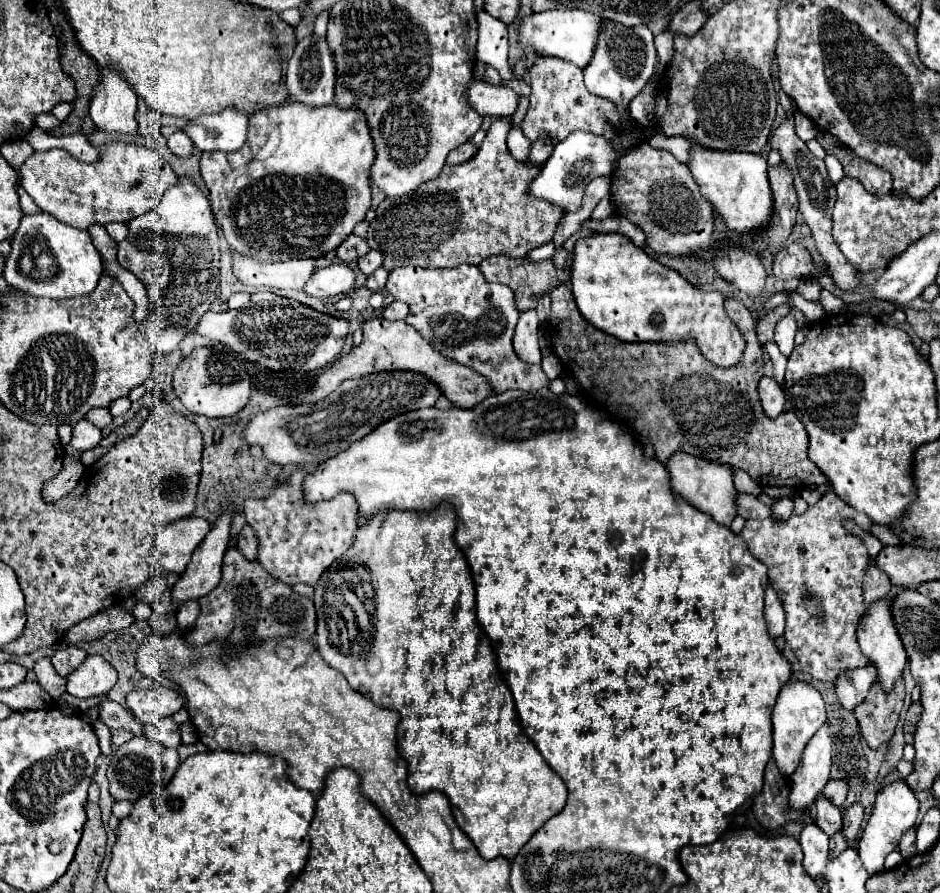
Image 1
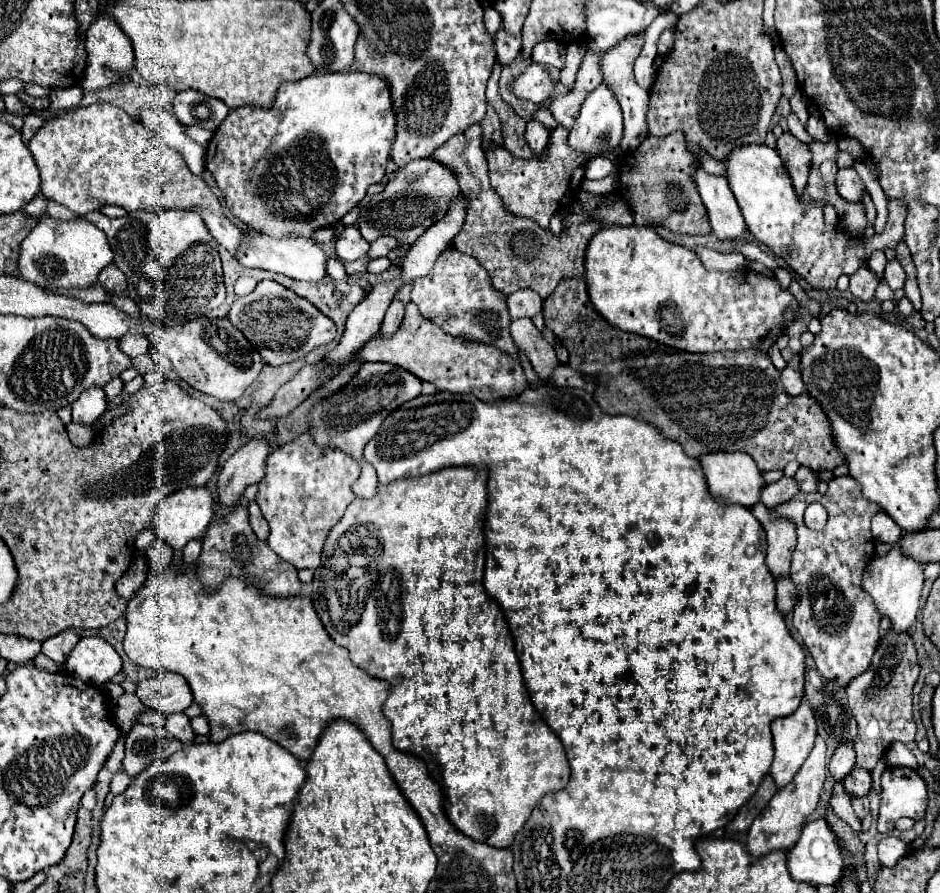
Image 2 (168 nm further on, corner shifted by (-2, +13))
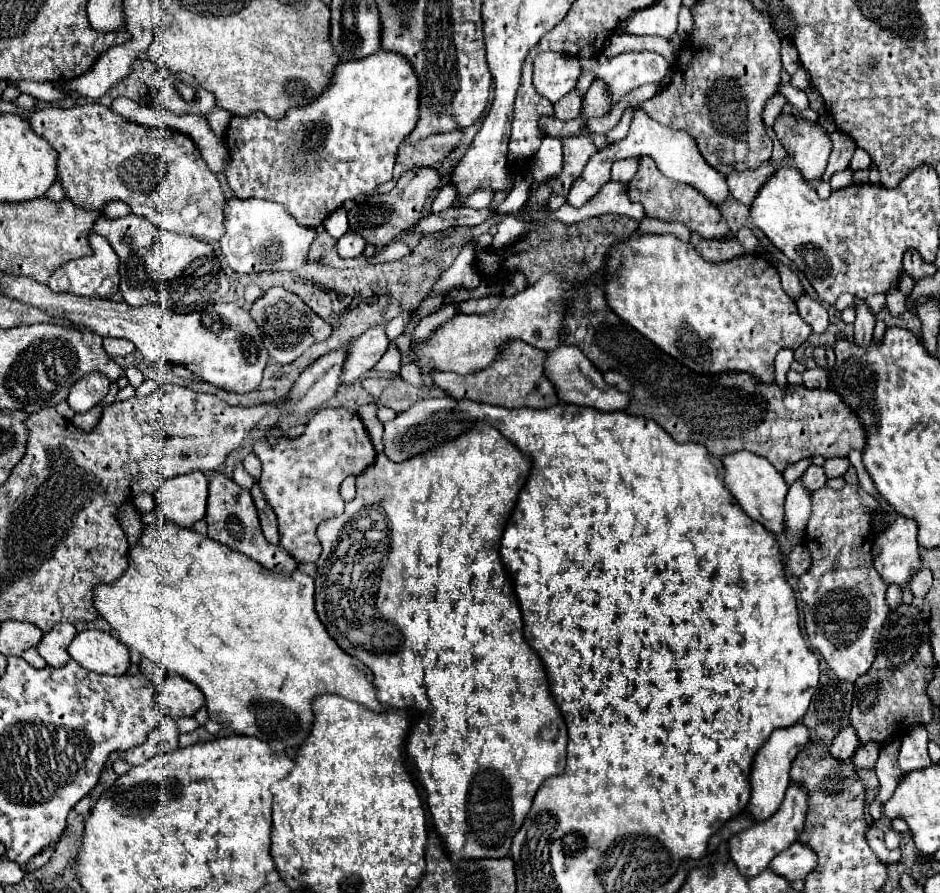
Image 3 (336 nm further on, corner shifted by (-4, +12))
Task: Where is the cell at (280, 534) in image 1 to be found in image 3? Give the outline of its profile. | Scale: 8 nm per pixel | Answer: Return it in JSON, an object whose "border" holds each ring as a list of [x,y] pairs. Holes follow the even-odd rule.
{"border":[[[323,408],[319,410],[307,424],[305,432],[295,438],[289,440],[285,438],[285,432],[281,432],[279,442],[271,448],[267,444],[267,436],[263,434],[259,438],[255,438],[253,442],[253,454],[261,460],[263,464],[263,474],[259,478],[261,484],[261,492],[267,500],[267,504],[273,508],[277,520],[279,520],[279,544],[299,562],[299,564],[307,564],[307,562],[317,562],[321,556],[321,542],[315,536],[315,530],[321,522],[341,516],[345,502],[339,494],[339,486],[347,476],[359,476],[361,472],[365,472],[369,466],[373,466],[375,462],[375,448],[359,420],[357,414],[341,410],[341,408]]]}

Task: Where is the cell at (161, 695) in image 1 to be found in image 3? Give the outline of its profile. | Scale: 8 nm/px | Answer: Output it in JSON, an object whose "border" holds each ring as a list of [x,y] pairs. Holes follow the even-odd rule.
{"border":[[[169,674],[159,690],[157,702],[169,716],[193,716],[205,704],[205,698],[189,680]]]}

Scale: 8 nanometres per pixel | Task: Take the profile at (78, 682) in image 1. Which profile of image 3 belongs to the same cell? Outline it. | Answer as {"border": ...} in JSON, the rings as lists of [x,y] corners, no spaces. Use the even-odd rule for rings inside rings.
{"border":[[[101,630],[79,632],[67,650],[69,656],[89,672],[121,676],[129,668],[129,652],[125,644]]]}

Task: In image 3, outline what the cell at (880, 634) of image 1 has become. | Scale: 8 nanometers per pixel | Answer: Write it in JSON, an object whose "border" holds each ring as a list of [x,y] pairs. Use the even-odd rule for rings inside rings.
{"border":[[[897,516],[897,520],[873,542],[875,570],[885,586],[909,586],[913,576],[923,570],[917,524]]]}

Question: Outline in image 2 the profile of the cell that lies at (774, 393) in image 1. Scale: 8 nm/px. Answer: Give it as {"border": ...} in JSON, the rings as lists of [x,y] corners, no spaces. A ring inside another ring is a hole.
{"border":[[[785,367],[781,371],[781,383],[789,395],[801,395],[805,391],[805,383],[801,379],[801,373],[793,371],[791,367]]]}

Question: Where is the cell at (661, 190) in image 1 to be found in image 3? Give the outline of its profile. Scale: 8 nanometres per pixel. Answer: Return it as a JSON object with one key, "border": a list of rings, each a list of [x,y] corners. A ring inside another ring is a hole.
{"border":[[[643,156],[639,160],[639,170],[627,186],[629,186],[629,190],[627,190],[629,200],[639,202],[645,208],[645,214],[649,218],[659,218],[659,220],[667,220],[667,222],[669,220],[681,222],[691,232],[697,232],[703,238],[721,238],[727,234],[727,224],[721,224],[721,212],[701,192],[693,190],[693,186],[671,182],[669,178],[665,178],[657,170],[653,158],[649,158],[649,156]]]}

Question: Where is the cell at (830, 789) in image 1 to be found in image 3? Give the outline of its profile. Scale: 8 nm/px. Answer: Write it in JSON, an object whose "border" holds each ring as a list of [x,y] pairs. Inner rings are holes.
{"border":[[[847,726],[847,728],[843,728],[843,730],[835,736],[833,746],[831,746],[829,752],[833,754],[833,758],[845,762],[845,760],[849,760],[849,758],[855,754],[857,748],[859,748],[857,734],[855,734],[855,730],[853,730],[851,726]]]}

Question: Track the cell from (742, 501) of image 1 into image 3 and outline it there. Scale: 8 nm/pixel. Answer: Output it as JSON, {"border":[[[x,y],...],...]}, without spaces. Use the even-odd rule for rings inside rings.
{"border":[[[809,466],[809,468],[805,470],[805,474],[801,476],[801,480],[799,480],[799,482],[803,484],[803,488],[805,488],[805,490],[815,492],[815,490],[819,490],[819,488],[823,488],[823,486],[825,486],[827,478],[825,478],[825,472],[823,472],[823,468],[821,468],[821,466]]]}

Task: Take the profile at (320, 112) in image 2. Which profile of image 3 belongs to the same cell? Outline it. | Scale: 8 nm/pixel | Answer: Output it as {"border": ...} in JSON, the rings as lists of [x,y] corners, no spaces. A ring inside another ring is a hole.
{"border":[[[377,50],[377,54],[371,54],[369,58],[363,60],[349,60],[349,62],[341,62],[335,66],[335,72],[327,84],[327,88],[323,90],[321,96],[317,96],[313,102],[305,104],[305,106],[297,106],[291,108],[281,120],[273,120],[261,112],[253,112],[251,116],[233,116],[223,140],[227,144],[229,150],[229,164],[225,168],[225,178],[235,194],[235,198],[239,200],[249,200],[249,198],[263,198],[263,200],[271,200],[277,204],[283,204],[285,210],[289,214],[293,214],[293,218],[305,226],[305,228],[317,228],[331,212],[335,212],[337,208],[343,206],[345,200],[353,200],[357,194],[371,194],[379,184],[385,184],[391,180],[393,174],[393,166],[395,166],[395,158],[397,158],[397,150],[401,146],[401,142],[405,140],[405,136],[413,130],[413,126],[417,124],[419,118],[419,82],[413,74],[413,70],[409,70],[409,64],[405,64],[405,58],[401,58],[399,54],[387,54],[383,50]]]}

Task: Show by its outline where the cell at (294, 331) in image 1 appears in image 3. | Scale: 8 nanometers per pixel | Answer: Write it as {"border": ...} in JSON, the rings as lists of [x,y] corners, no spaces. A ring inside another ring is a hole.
{"border":[[[279,286],[269,288],[261,298],[257,298],[249,306],[249,314],[261,330],[269,356],[279,364],[289,364],[297,360],[309,346],[323,342],[331,336],[331,326],[323,318],[319,318],[309,306],[305,306],[305,302],[299,296],[293,296],[291,292]]]}

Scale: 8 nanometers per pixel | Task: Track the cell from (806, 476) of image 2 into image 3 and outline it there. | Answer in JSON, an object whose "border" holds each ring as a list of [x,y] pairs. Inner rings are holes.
{"border":[[[831,458],[823,464],[823,470],[825,470],[825,476],[827,478],[837,478],[837,476],[843,476],[845,470],[849,468],[849,460],[847,458]]]}

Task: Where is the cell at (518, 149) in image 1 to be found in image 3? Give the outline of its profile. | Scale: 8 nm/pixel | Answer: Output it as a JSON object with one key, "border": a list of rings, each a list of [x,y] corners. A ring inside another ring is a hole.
{"border":[[[545,136],[531,162],[531,174],[535,176],[535,182],[543,182],[549,176],[559,174],[561,162],[563,162],[561,142],[557,138]]]}

